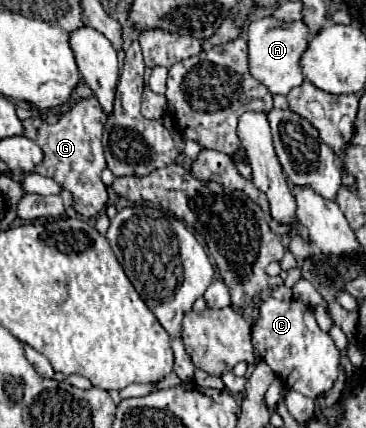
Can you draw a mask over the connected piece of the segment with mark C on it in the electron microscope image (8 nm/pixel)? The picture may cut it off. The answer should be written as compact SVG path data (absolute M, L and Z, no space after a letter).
M267 299L261 305L261 317L253 325L253 345L273 373L293 391L317 399L329 391L339 373L339 351L333 339L323 333L315 321L313 307L297 299Z

